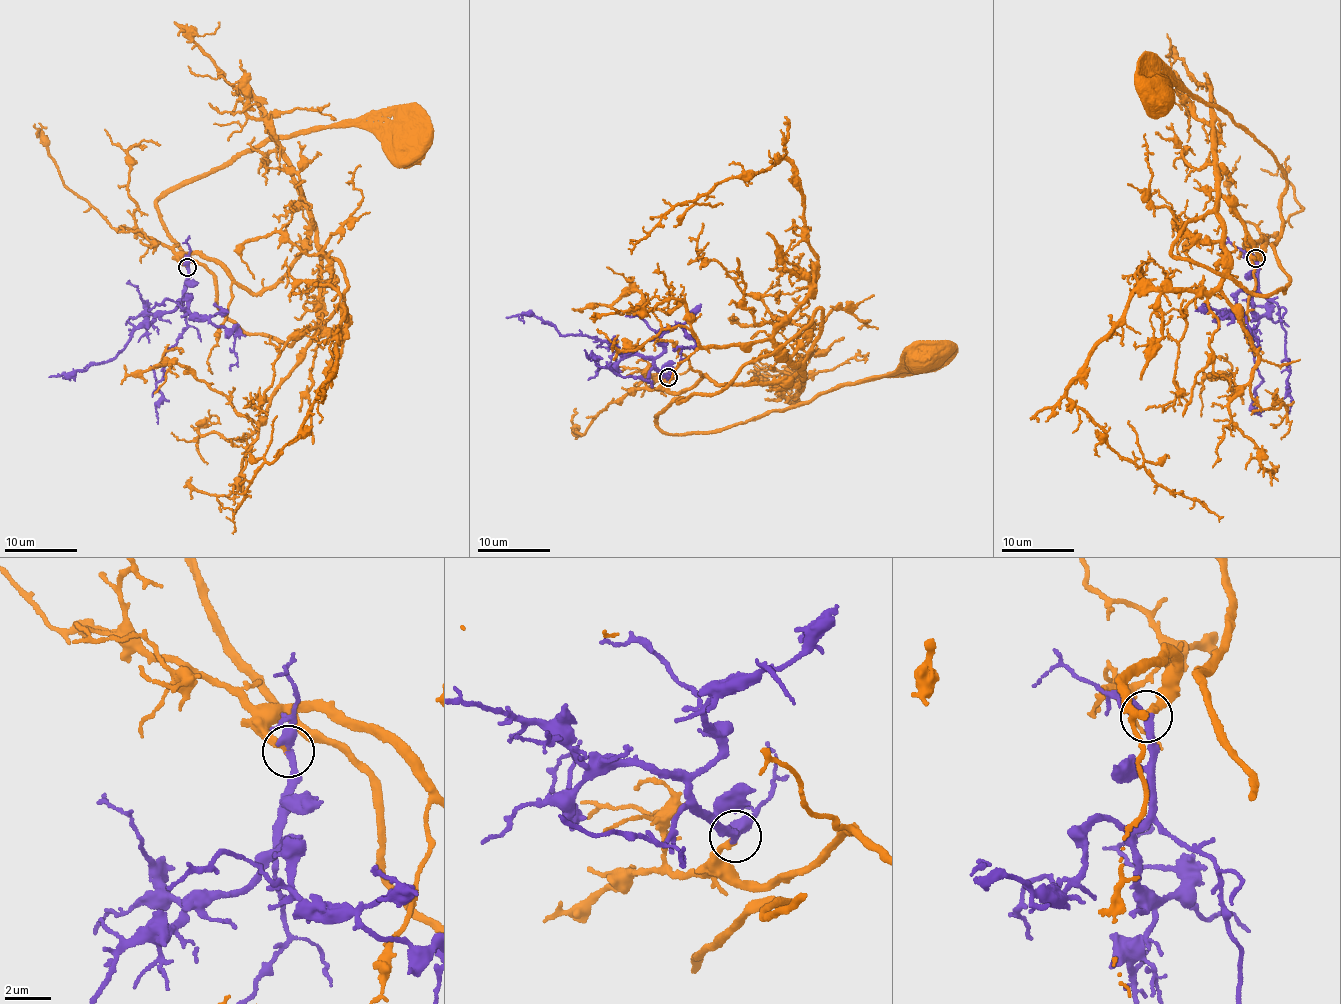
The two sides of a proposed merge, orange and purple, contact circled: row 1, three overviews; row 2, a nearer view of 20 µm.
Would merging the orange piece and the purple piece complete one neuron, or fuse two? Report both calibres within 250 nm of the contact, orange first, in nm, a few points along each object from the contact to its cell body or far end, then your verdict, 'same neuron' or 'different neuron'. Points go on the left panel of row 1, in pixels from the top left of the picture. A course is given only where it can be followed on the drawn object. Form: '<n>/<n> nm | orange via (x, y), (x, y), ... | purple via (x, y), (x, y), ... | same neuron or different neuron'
320/360 nm | orange via (187, 266), (264, 292), (312, 230), (321, 318), (289, 345), (224, 314), (157, 200), (316, 128), (405, 148) | purple via (187, 266), (185, 299), (170, 311), (160, 312), (137, 328), (113, 358), (74, 372), (48, 377) | same neuron

